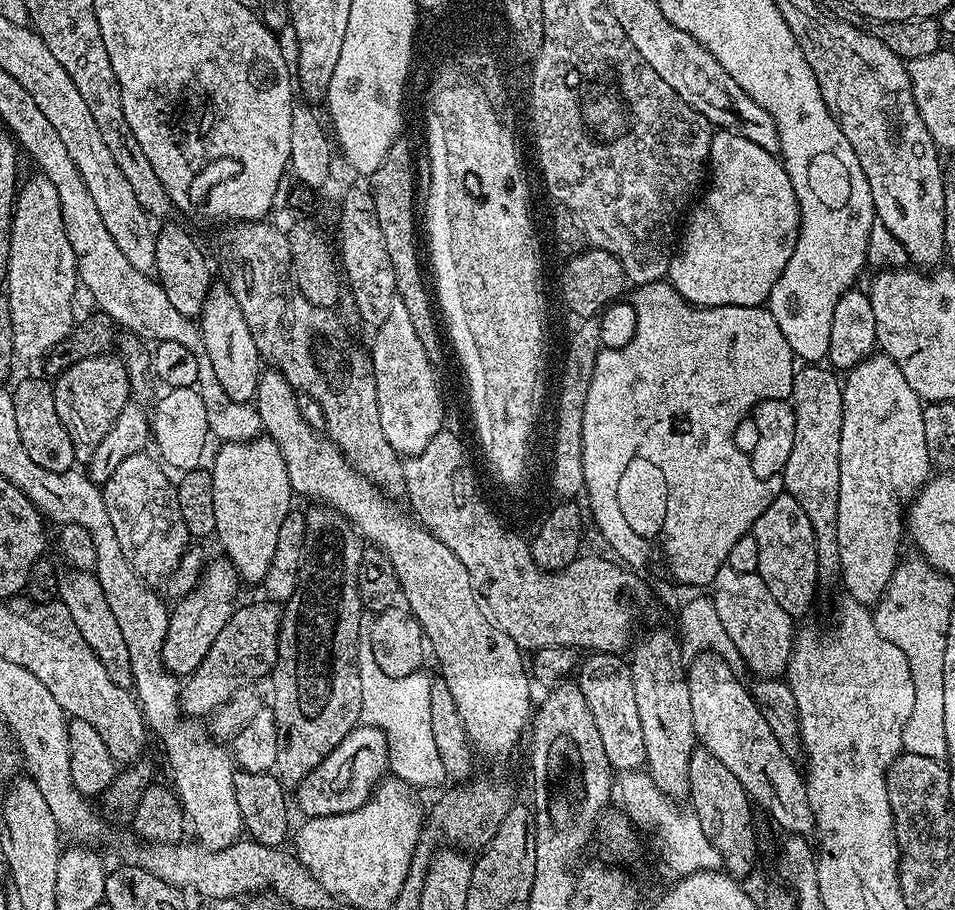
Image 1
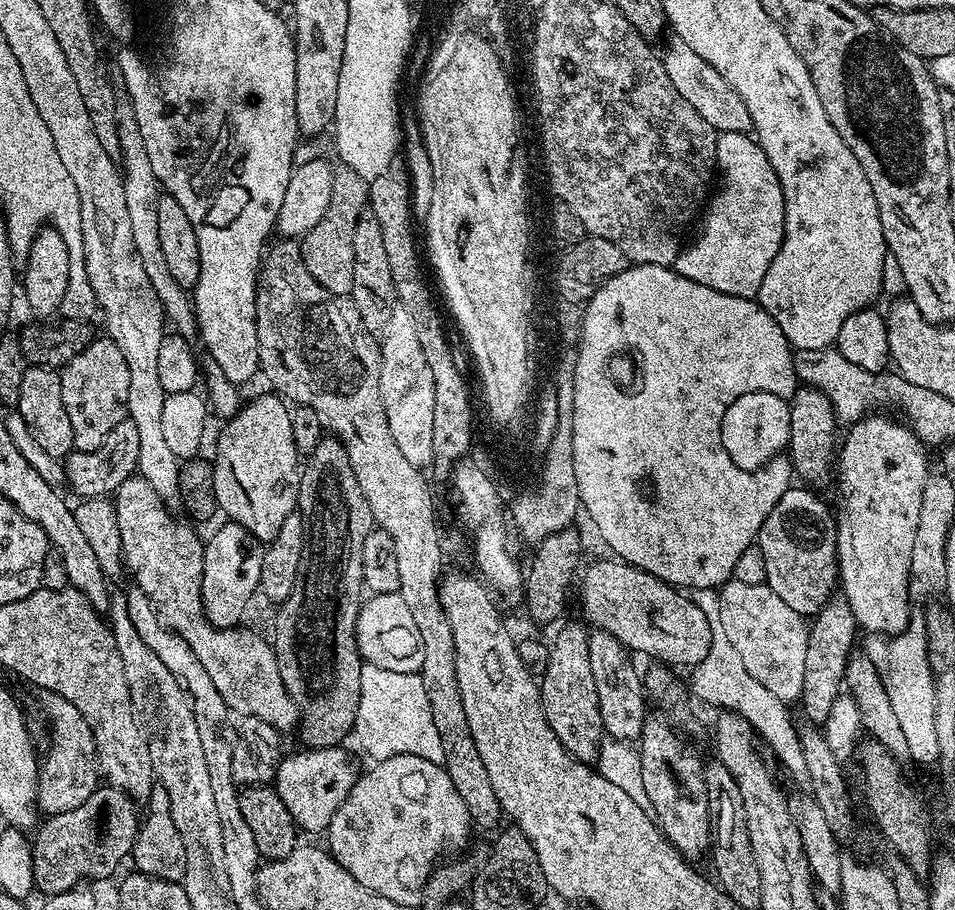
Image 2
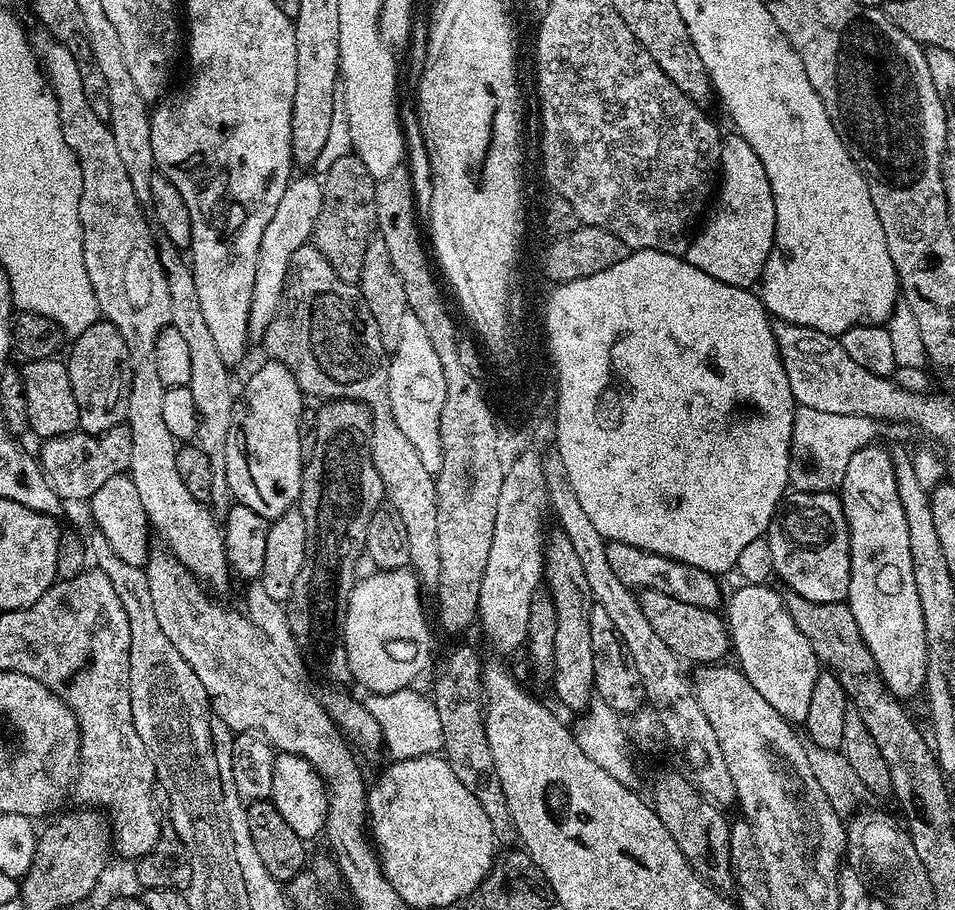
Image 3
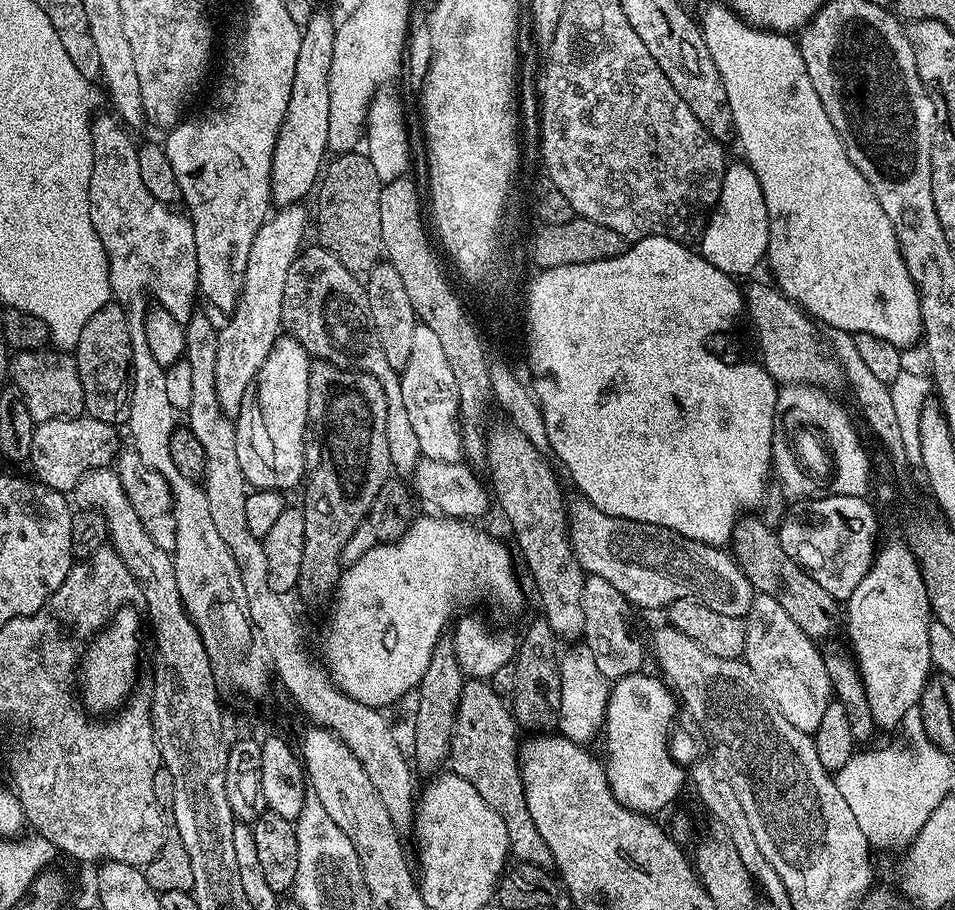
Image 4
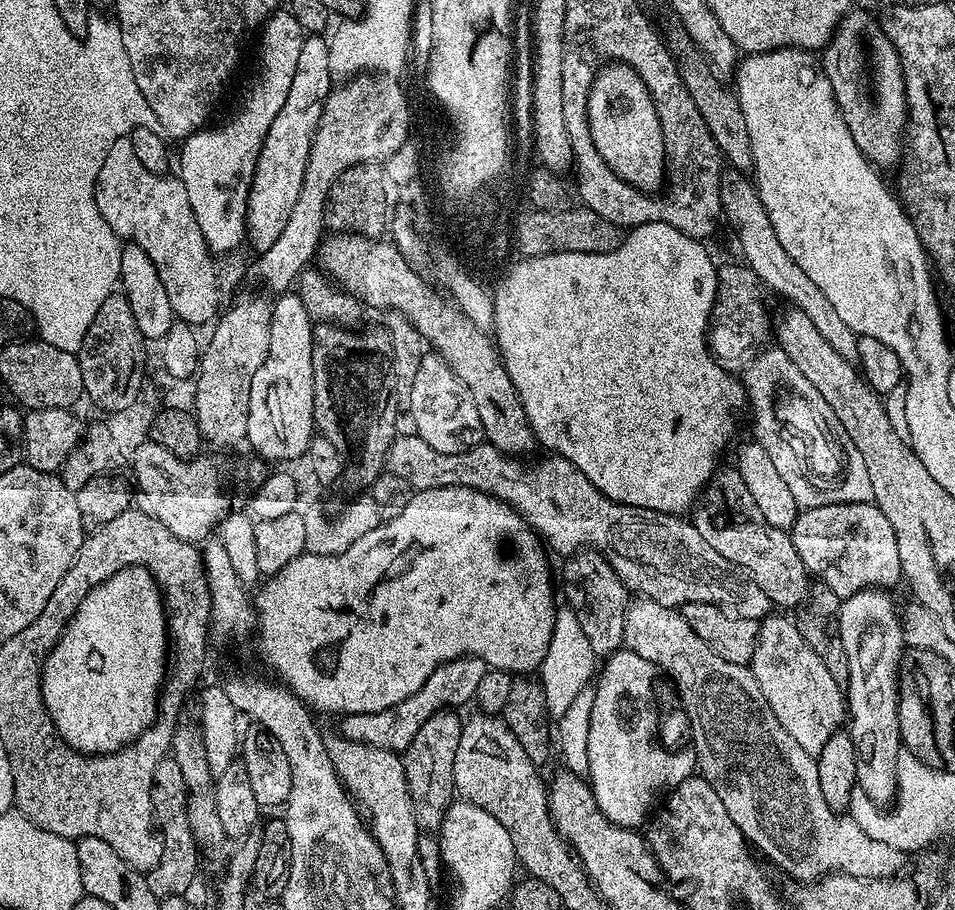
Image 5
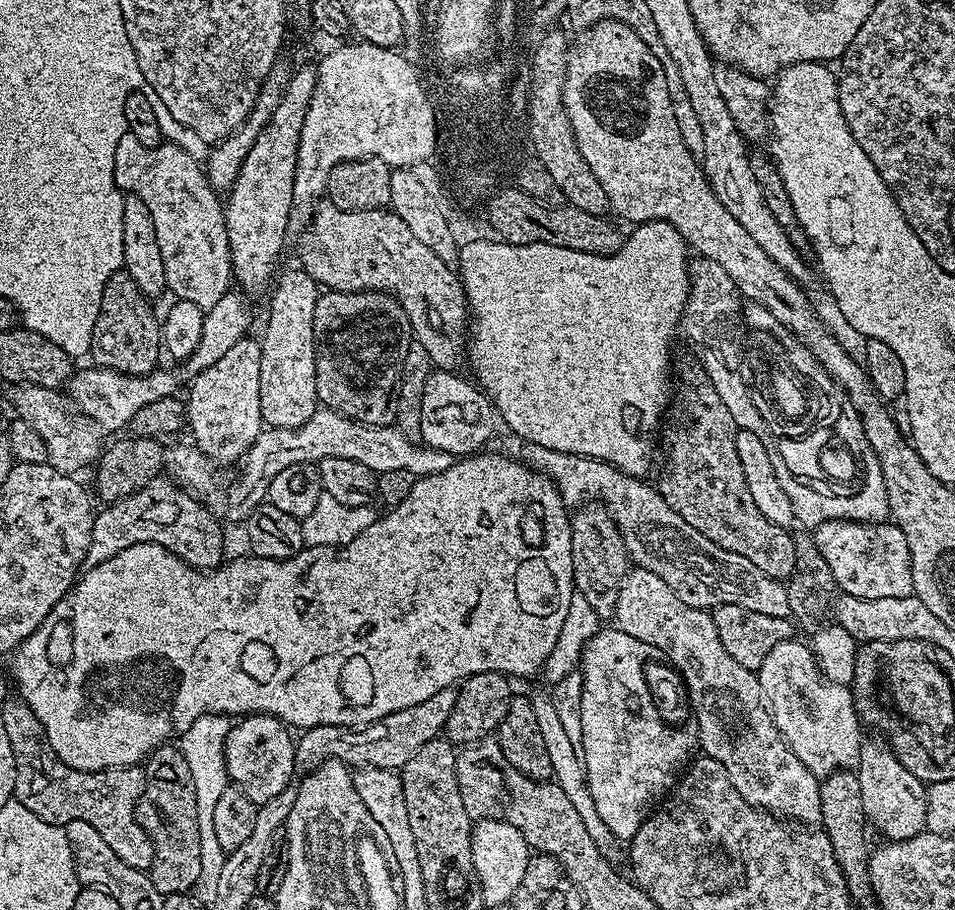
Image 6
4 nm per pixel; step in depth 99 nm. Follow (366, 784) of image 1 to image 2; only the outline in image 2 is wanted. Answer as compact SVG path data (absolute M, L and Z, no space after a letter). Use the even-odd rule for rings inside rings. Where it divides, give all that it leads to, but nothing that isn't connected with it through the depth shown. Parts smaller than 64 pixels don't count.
M337 746L313 748L308 753L299 750L293 756L285 755L278 766L274 787L278 795L284 797L286 810L290 810L290 818L301 833L323 833L330 818L334 818L338 806L346 802L348 789L354 786L358 775L358 767L346 749L347 747Z

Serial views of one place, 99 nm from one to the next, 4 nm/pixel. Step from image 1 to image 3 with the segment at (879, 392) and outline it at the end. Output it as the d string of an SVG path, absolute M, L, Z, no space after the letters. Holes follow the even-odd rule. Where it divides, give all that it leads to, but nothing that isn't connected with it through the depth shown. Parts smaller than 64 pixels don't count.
M876 447L858 450L854 458L850 458L844 482L838 489L850 534L850 586L846 603L854 614L854 622L858 622L858 630L866 646L870 646L870 654L874 654L881 678L893 696L905 698L919 693L924 687L928 669L928 643L926 626L922 622L922 602L918 602L918 586L914 586L914 562L910 562L910 530L906 530L906 514L902 510L902 498L898 498L892 454L887 447Z

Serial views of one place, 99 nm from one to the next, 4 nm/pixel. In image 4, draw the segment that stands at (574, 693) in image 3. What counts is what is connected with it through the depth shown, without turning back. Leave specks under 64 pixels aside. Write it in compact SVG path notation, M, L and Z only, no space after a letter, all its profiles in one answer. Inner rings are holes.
M501 422L497 428L489 427L486 432L486 465L492 471L492 476L496 481L490 484L491 491L494 493L494 500L500 503L500 508L504 511L504 516L506 519L512 523L512 532L516 535L516 544L520 547L520 552L524 555L524 564L528 567L528 572L532 575L532 580L536 583L536 596L540 599L539 610L542 613L542 617L546 622L549 623L550 630L556 638L562 638L565 636L566 639L572 640L575 638L583 637L584 635L584 623L582 622L582 586L584 585L584 577L586 575L584 567L578 562L578 558L574 554L572 549L572 542L568 539L568 521L569 517L566 515L566 504L564 508L564 492L560 489L560 484L556 481L556 476L552 473L552 468L548 465L545 453L539 452L538 449L532 445L531 442L526 438L526 434L522 434L514 427L514 425L507 422Z

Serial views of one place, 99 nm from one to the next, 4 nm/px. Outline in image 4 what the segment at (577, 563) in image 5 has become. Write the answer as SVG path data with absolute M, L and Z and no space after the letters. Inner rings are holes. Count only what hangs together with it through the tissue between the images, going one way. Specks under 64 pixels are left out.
M585 575L582 586L582 622L584 623L583 647L590 650L594 663L609 682L615 682L624 676L633 676L644 665L646 648L632 637L632 620L628 617L630 605L606 578Z

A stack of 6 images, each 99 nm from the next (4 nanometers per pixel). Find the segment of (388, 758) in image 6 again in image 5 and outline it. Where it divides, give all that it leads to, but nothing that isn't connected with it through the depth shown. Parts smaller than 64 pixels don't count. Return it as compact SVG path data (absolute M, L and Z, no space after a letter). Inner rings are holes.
M460 656L458 659L447 660L435 668L430 678L423 683L415 694L386 710L376 712L360 712L346 714L341 717L340 734L352 741L362 741L376 745L379 748L388 748L398 754L408 748L418 734L422 722L426 722L434 713L469 702L475 697L482 678L488 671L487 665L477 656Z

